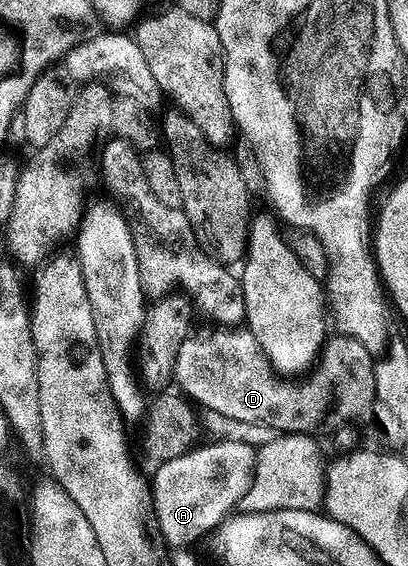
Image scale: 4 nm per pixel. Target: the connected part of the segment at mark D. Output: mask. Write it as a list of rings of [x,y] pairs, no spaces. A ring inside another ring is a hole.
[[[213,327],[210,333],[198,332],[190,335],[179,347],[179,355],[173,371],[173,381],[180,392],[194,406],[210,409],[229,421],[238,421],[241,425],[266,425],[282,433],[308,433],[321,435],[321,432],[338,429],[349,422],[356,422],[365,412],[375,405],[375,364],[374,354],[359,343],[359,339],[350,339],[344,335],[330,336],[315,364],[301,376],[282,375],[273,368],[267,355],[259,347],[255,335],[248,327]]]

